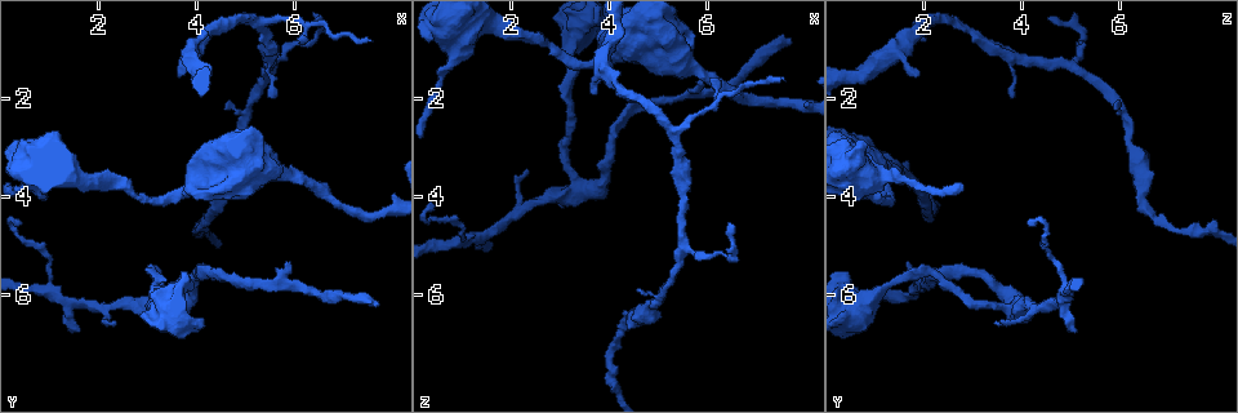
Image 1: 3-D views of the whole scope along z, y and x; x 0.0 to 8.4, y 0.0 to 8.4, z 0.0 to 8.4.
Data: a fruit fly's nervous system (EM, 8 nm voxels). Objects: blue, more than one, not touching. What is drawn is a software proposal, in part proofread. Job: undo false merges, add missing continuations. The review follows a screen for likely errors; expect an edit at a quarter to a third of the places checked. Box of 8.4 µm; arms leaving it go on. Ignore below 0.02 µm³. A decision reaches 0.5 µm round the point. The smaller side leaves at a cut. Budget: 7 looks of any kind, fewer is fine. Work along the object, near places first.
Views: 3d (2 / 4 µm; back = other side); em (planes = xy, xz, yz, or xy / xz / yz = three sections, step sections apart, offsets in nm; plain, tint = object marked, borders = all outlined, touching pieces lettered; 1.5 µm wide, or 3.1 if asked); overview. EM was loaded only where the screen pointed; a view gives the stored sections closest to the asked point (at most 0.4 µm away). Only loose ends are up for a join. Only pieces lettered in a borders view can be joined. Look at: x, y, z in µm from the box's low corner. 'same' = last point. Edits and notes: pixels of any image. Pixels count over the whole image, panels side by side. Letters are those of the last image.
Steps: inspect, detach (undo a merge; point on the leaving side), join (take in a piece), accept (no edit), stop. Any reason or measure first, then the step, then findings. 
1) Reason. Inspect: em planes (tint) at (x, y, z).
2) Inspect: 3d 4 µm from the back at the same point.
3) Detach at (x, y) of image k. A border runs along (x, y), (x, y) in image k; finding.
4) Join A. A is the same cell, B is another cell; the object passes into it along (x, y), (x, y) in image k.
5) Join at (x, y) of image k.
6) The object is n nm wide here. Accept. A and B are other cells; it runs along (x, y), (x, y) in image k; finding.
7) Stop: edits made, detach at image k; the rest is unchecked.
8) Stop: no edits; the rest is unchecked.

Free end. Inspect: 3d 2 µm at (7.70, 6.25, 0.95).

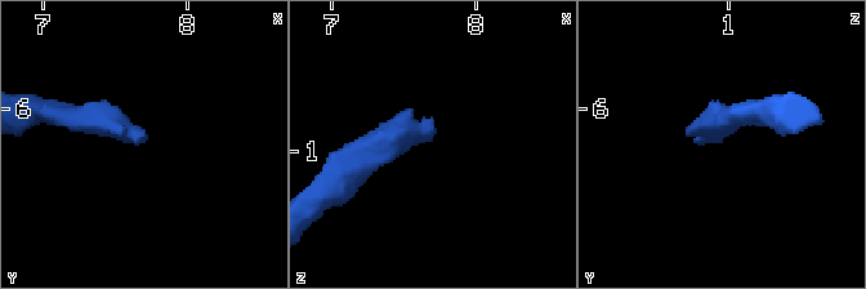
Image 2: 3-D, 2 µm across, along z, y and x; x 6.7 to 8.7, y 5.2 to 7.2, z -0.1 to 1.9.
Inspect: em xy step 4 (tint) at (7.68, 6.22, 0.90).

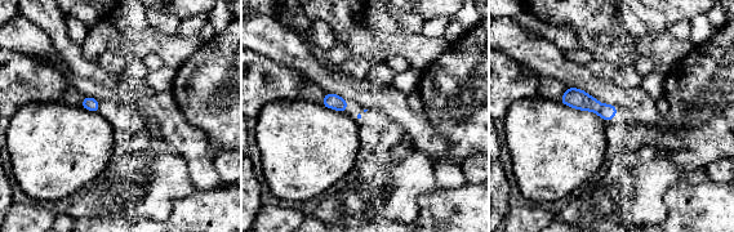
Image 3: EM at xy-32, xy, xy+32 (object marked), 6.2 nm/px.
Inspect: em xy step 4 (borders) at the same point.

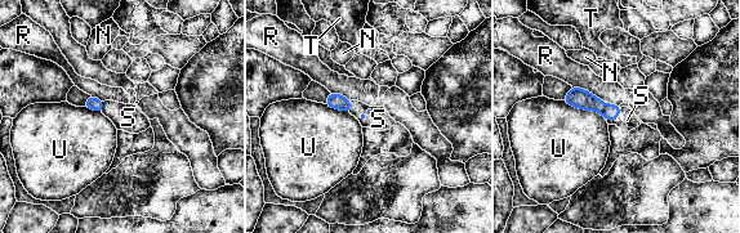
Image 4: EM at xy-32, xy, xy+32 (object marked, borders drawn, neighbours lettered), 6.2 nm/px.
Join S. S is the same cell, N, R, T and U are other cells; the neuron continues.

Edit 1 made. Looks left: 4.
Sudden change in width. Inspect: em xz step 8 (borders) at (3.75, 3.90, 1.20).

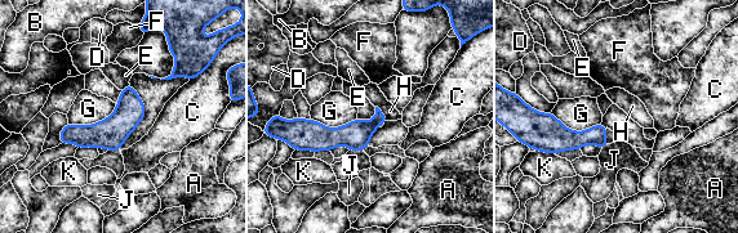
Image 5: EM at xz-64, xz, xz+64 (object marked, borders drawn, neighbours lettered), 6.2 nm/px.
Accept. A, B, C, D, E, F, G, H, J and K are other cells; all the same neuron.

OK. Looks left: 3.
Branch stops here. Inspect: em yz step 8 (borders) at (7.50, 0.70, 1.70).

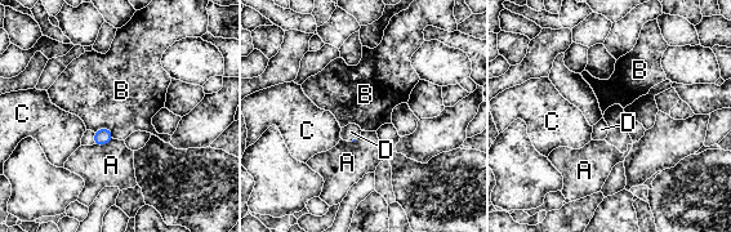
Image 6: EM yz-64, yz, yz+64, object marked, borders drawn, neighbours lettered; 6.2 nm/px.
Inspect: em planes (borders) at the same point.

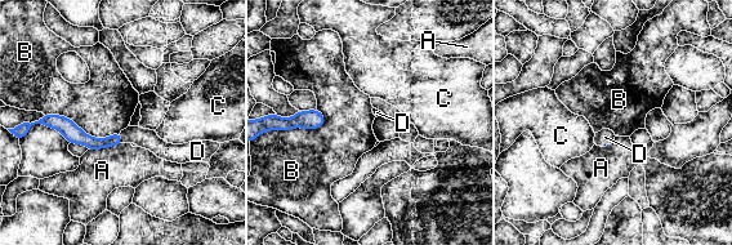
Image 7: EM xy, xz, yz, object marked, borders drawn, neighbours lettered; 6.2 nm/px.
The longest contact is with B, 500 nm. Join D. D is the same cell, A, B and C are other cells; the object passes into it along (80, 137), (120, 137), (144, 138) in image 7; the neuron continues.

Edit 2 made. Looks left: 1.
Stop: edits made, join at image 4, join at image 7; the rest is unchecked.

